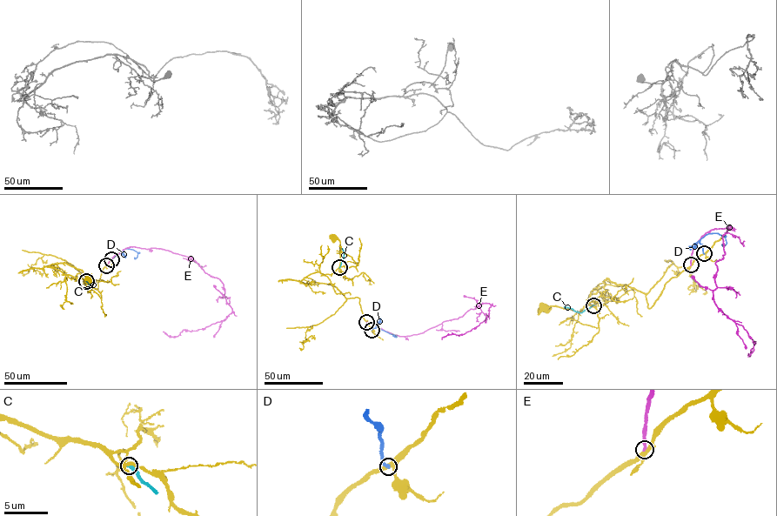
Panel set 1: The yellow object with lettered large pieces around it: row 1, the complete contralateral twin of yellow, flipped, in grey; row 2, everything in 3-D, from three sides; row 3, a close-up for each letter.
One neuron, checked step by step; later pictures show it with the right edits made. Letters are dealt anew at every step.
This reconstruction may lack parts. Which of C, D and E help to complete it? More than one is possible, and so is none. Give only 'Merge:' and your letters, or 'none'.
Merge: none

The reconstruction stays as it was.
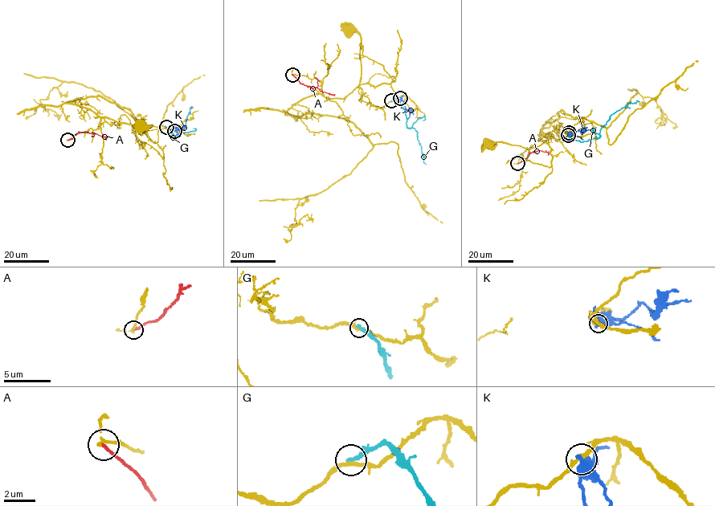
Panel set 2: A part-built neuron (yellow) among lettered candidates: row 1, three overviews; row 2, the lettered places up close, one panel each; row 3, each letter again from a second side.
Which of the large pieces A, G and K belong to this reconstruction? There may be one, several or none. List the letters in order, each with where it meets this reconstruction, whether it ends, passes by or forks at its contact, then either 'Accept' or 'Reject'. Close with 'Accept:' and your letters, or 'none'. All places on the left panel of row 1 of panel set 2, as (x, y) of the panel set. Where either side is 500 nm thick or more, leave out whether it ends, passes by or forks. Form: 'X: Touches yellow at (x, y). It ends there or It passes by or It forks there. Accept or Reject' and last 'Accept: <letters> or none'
A: Touches yellow at (67, 140). It ends there. Reject
G: Touches yellow at (166, 127). It ends there. Reject
K: Touches yellow at (174, 131). Reject
Accept: none

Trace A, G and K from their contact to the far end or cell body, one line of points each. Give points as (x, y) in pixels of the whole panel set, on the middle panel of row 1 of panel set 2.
A: (292, 75), (300, 83), (334, 94)
G: (390, 101), (396, 99), (404, 109), (408, 128), (411, 127), (418, 132), (416, 136), (426, 164)
K: (400, 97), (402, 108), (410, 110), (407, 119)

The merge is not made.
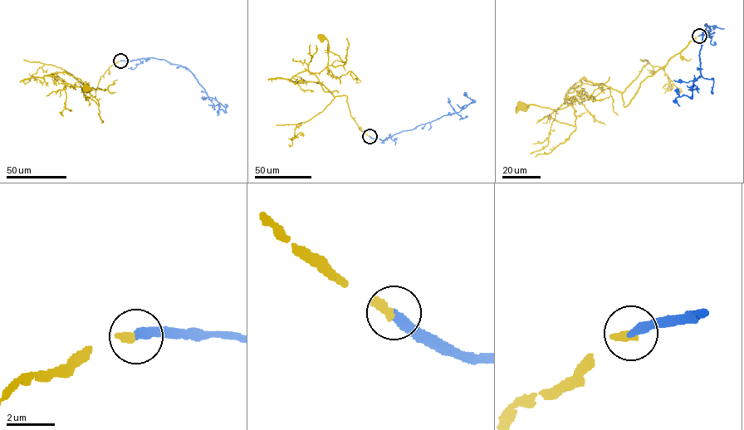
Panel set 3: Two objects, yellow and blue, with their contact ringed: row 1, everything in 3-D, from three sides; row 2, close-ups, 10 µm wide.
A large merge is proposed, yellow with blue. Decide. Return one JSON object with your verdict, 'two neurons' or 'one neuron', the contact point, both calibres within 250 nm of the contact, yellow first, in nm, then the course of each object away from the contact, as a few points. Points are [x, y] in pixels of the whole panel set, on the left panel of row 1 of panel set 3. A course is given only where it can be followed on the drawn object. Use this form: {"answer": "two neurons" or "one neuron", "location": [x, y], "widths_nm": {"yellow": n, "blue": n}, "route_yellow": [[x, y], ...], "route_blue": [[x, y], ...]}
{"answer": "one neuron", "location": [120, 61], "widths_nm": {"yellow": 360, "blue": 400}, "route_yellow": [[120, 61], [100, 77], [95, 97], [80, 79], [65, 72], [46, 75], [86, 93], [92, 88], [86, 87]], "route_blue": [[120, 61], [154, 57], [186, 67], [208, 96], [225, 108], [225, 111], [218, 109], [217, 115]]}

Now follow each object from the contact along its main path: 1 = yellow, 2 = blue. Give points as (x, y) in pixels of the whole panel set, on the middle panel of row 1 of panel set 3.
1: (369, 136), (350, 115), (346, 95), (291, 80), (327, 65), (328, 41), (321, 37)
2: (369, 136), (384, 140), (441, 116), (458, 112), (464, 105), (474, 102), (466, 95)

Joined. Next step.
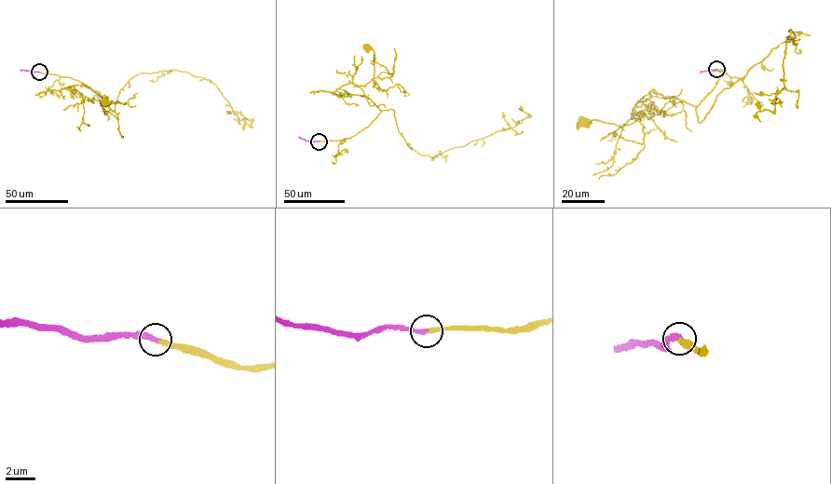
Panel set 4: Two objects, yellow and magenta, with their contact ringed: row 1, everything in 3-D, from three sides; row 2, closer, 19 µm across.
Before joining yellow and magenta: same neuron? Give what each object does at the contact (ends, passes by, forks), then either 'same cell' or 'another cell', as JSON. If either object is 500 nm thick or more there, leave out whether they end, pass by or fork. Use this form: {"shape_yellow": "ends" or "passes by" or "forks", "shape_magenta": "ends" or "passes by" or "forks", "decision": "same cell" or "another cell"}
{"shape_yellow": "ends", "shape_magenta": "ends", "decision": "same cell"}

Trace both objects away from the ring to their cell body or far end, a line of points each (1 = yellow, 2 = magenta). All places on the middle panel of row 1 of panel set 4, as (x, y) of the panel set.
1: (319, 141), (349, 138), (380, 113), (369, 99), (333, 92), (374, 77), (374, 51), (366, 47)
2: (319, 141), (298, 137)

